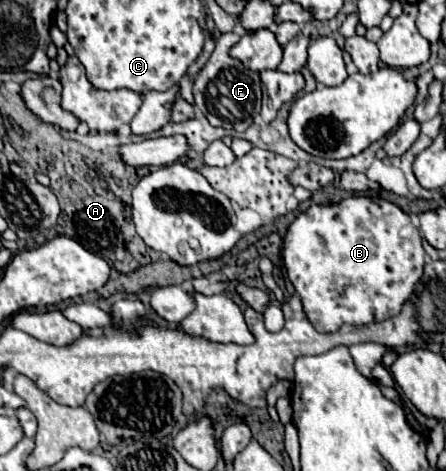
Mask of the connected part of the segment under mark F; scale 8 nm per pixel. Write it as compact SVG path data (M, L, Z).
M233 31L221 33L217 37L213 55L205 63L205 67L199 71L199 75L195 77L193 95L195 95L197 109L207 117L211 125L245 131L253 123L255 115L259 115L261 111L261 79L257 73L253 73L241 61L229 55L229 49L237 41L239 41L239 35Z

